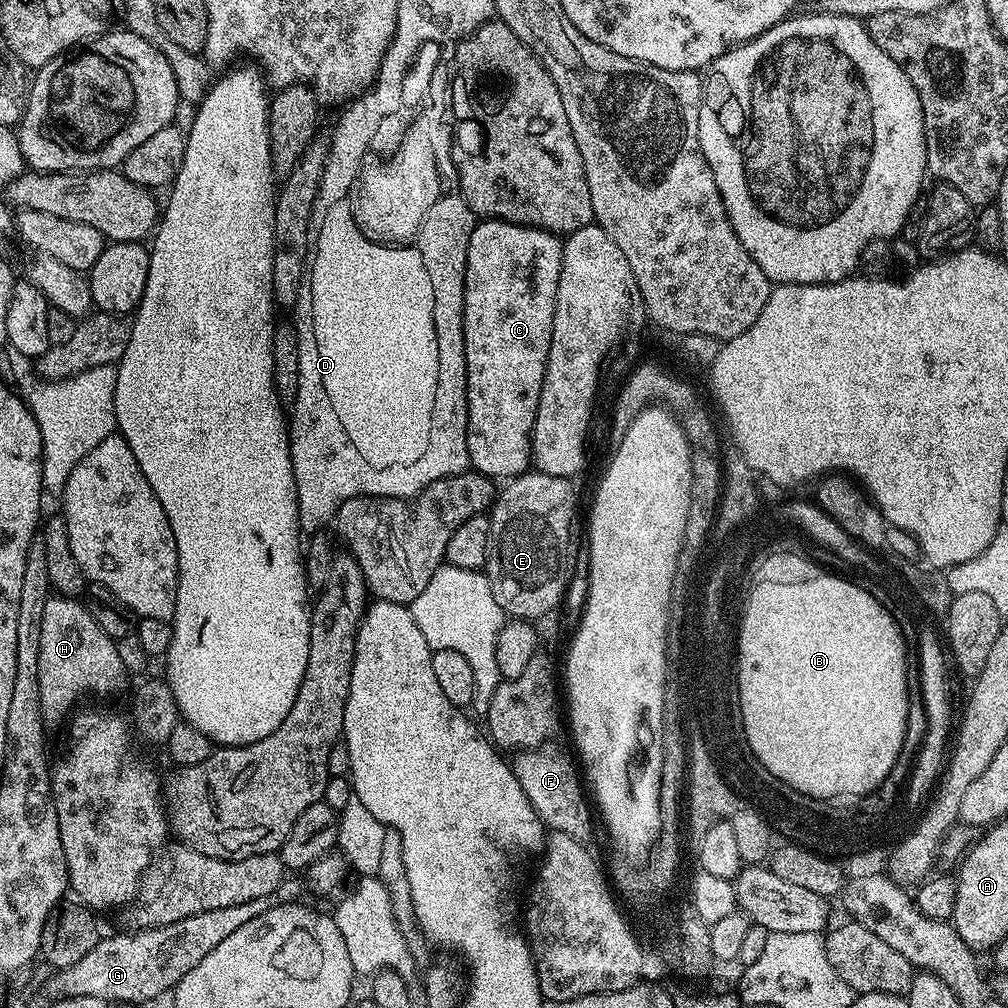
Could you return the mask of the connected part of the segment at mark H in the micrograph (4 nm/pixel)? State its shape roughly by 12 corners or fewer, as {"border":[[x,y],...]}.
{"border":[[49,595],[38,642],[45,717],[126,676],[79,599]]}

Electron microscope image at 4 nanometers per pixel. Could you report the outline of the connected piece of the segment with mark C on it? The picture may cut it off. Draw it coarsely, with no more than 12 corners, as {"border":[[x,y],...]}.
{"border":[[481,219],[464,267],[468,459],[529,471],[564,245]]}

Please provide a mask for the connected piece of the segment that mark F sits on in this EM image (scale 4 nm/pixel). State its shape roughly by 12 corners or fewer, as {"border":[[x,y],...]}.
{"border":[[541,746],[514,778],[552,832],[587,841],[592,816],[578,768]]}

